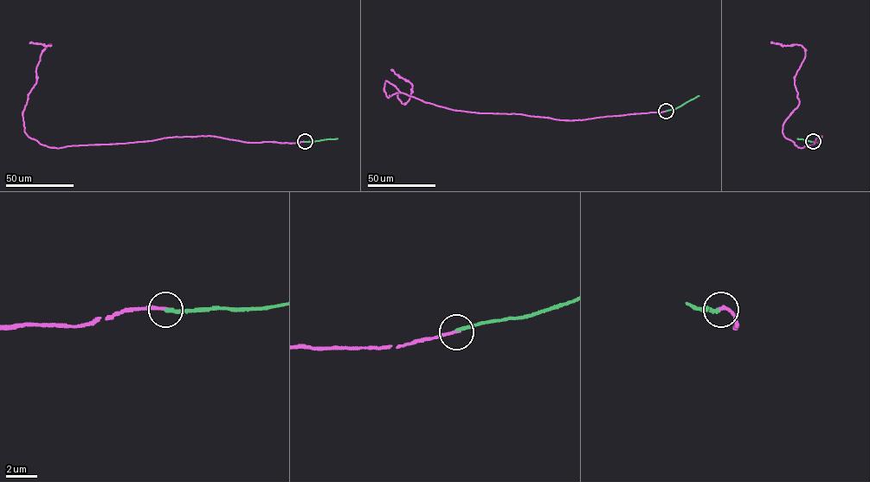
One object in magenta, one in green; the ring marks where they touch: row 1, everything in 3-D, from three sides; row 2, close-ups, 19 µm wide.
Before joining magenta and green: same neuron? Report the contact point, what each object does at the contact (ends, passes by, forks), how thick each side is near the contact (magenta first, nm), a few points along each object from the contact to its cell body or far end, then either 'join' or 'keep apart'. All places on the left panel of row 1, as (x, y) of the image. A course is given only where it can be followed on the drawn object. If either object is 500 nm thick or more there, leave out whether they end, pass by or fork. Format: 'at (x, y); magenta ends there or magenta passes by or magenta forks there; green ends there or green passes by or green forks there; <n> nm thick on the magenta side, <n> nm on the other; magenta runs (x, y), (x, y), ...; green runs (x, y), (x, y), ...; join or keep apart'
at (305, 141); magenta ends there; green ends there; 200 nm thick on the magenta side, 200 nm on the other; magenta runs (305, 141), (209, 136), (48, 147), (26, 133), (22, 112), (41, 51), (51, 45), (29, 43); green runs (305, 141), (338, 138); join

